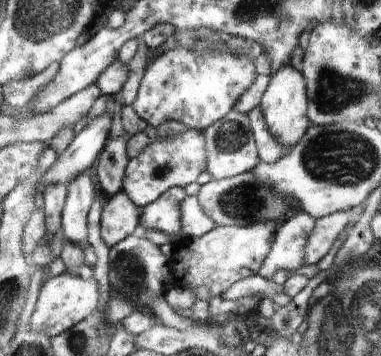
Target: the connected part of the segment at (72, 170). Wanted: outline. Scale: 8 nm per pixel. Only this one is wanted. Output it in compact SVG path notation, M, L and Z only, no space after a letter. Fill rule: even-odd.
M108 110L92 119L92 123L75 136L66 152L57 158L54 166L40 174L34 186L34 197L38 194L42 196L50 184L54 186L62 182L67 186L70 180L74 180L82 172L93 171L100 152L110 138L111 124L112 114Z

